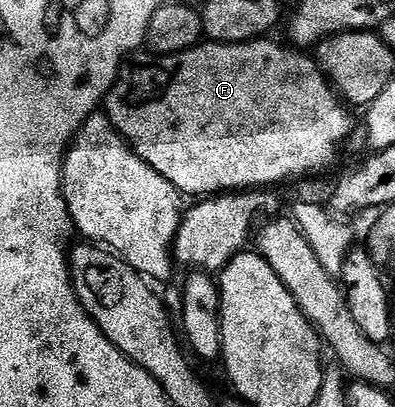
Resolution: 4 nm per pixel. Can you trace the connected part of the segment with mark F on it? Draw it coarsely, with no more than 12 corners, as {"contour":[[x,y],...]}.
{"contour":[[309,53],[123,65],[104,113],[183,195],[318,174],[354,130]]}

